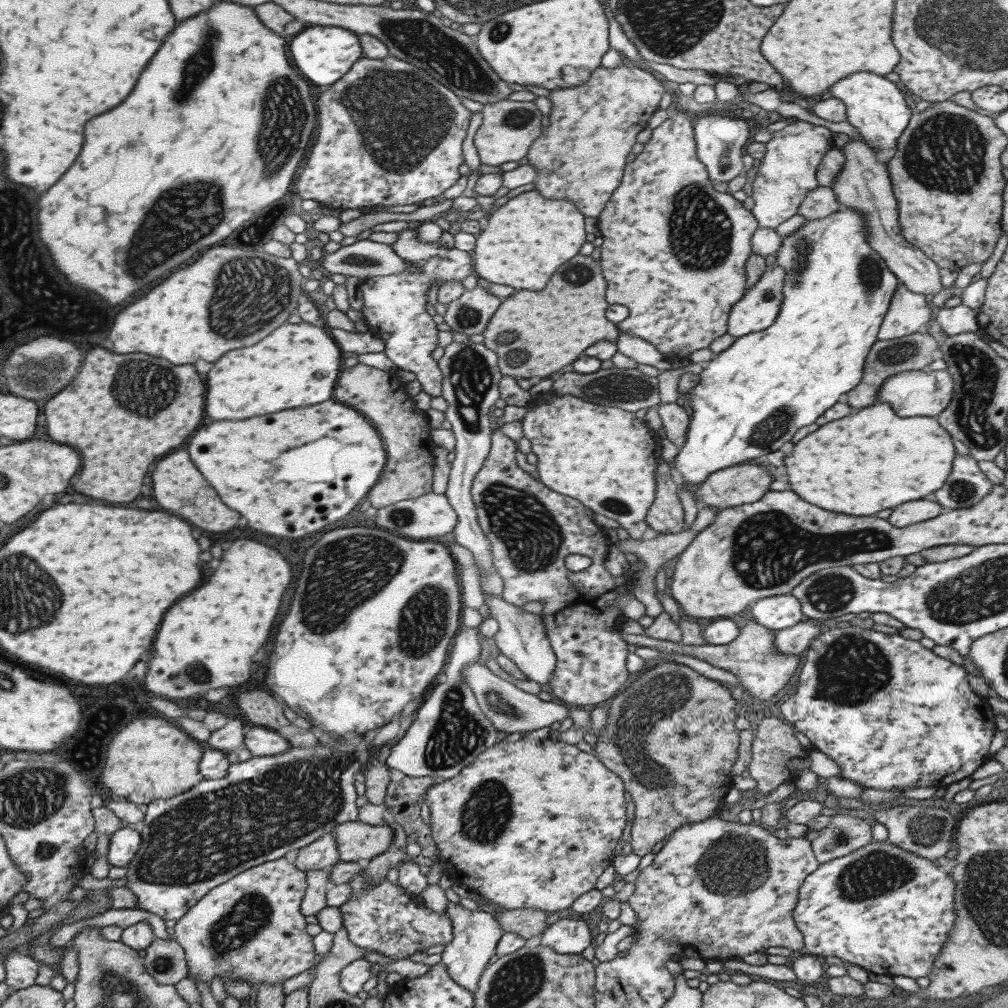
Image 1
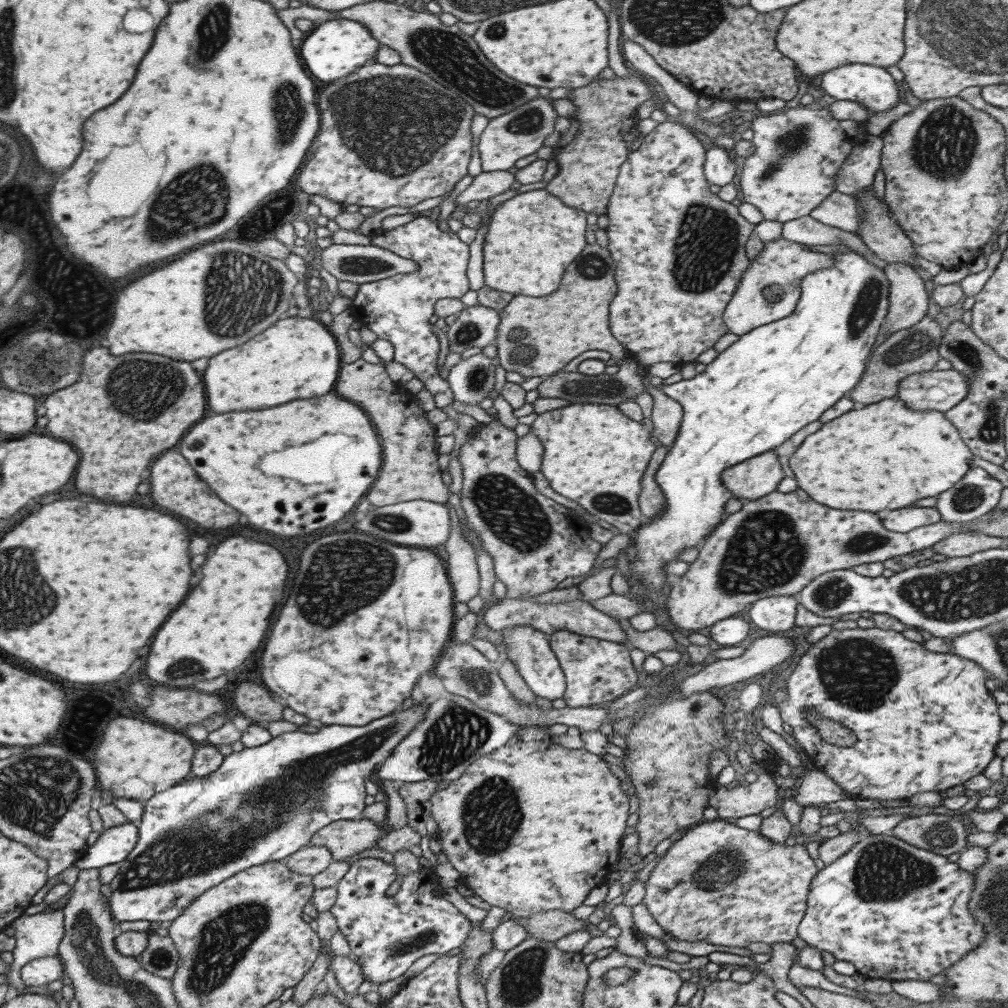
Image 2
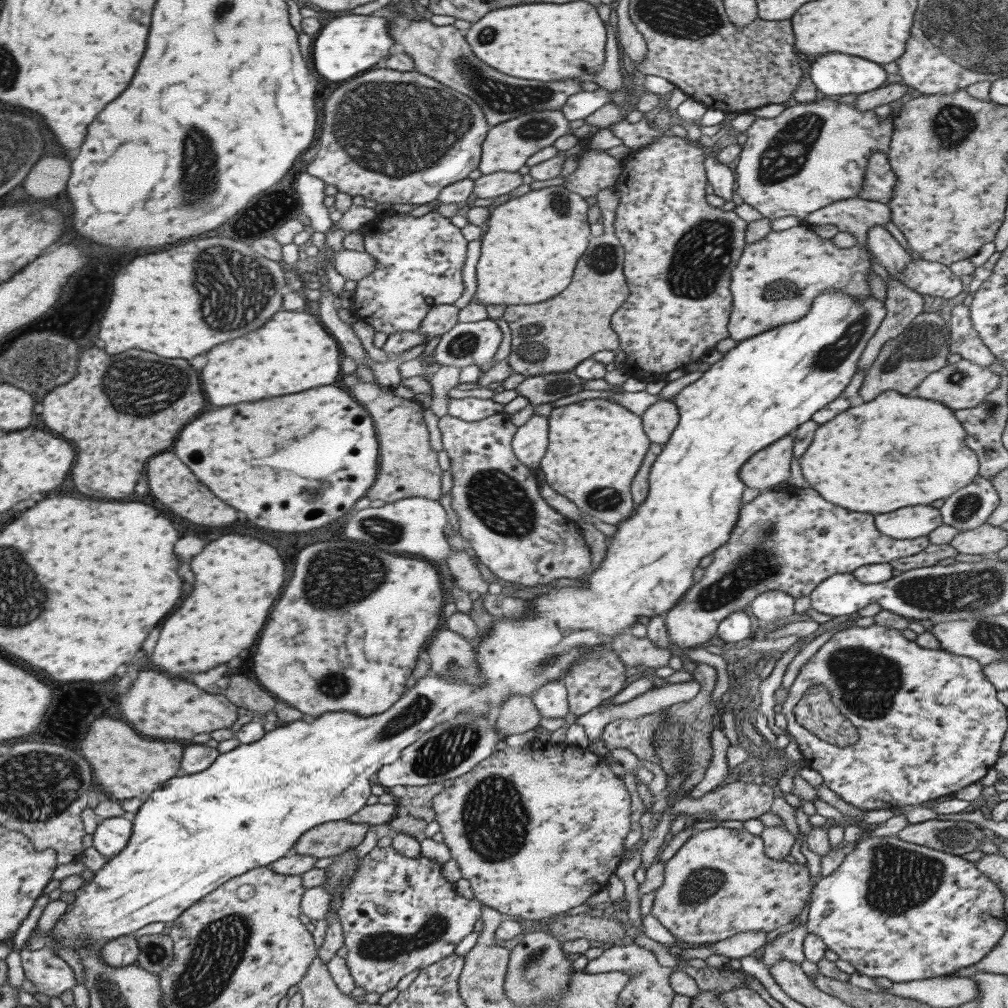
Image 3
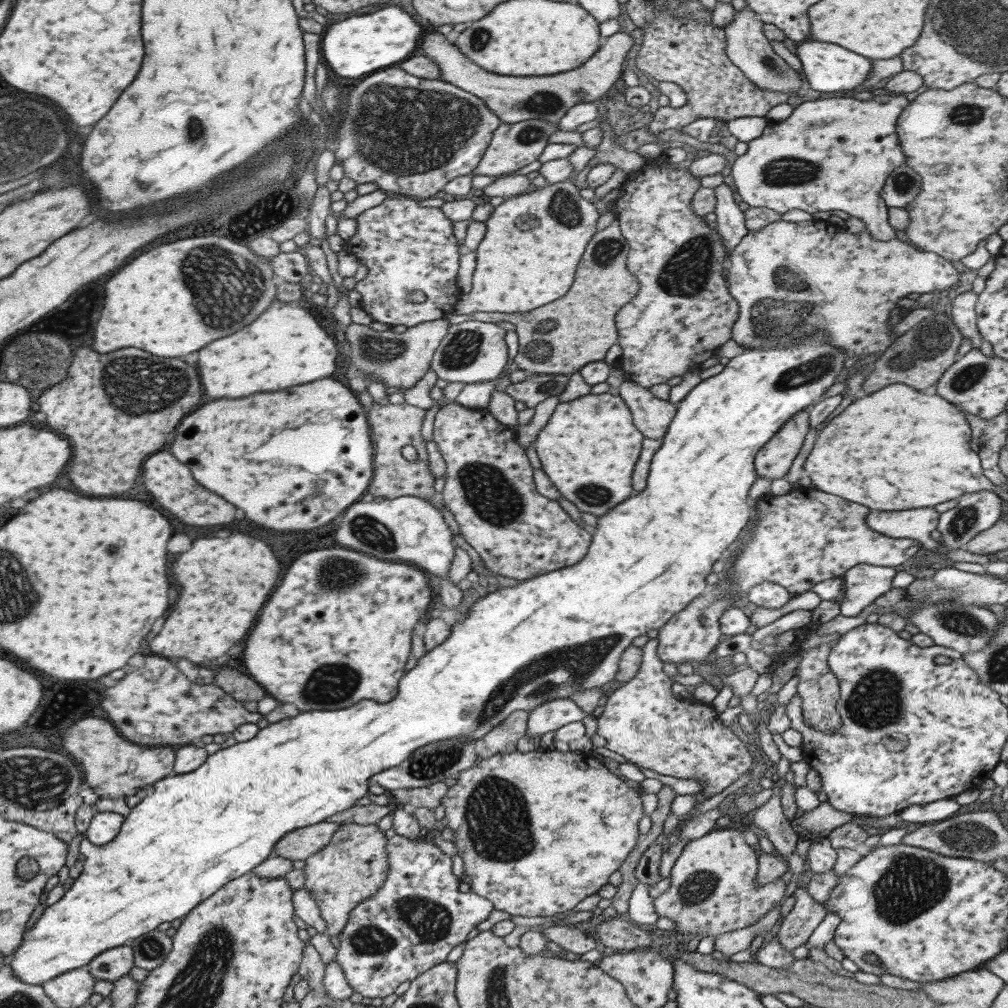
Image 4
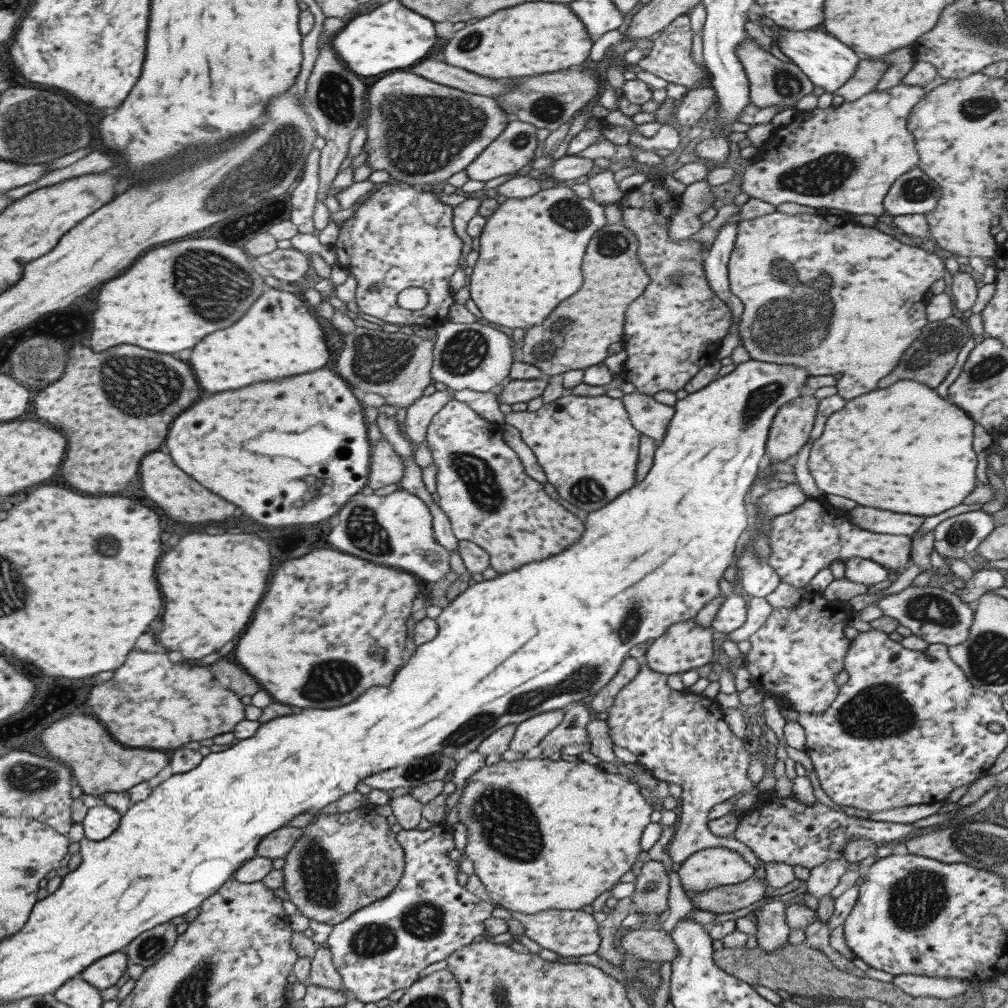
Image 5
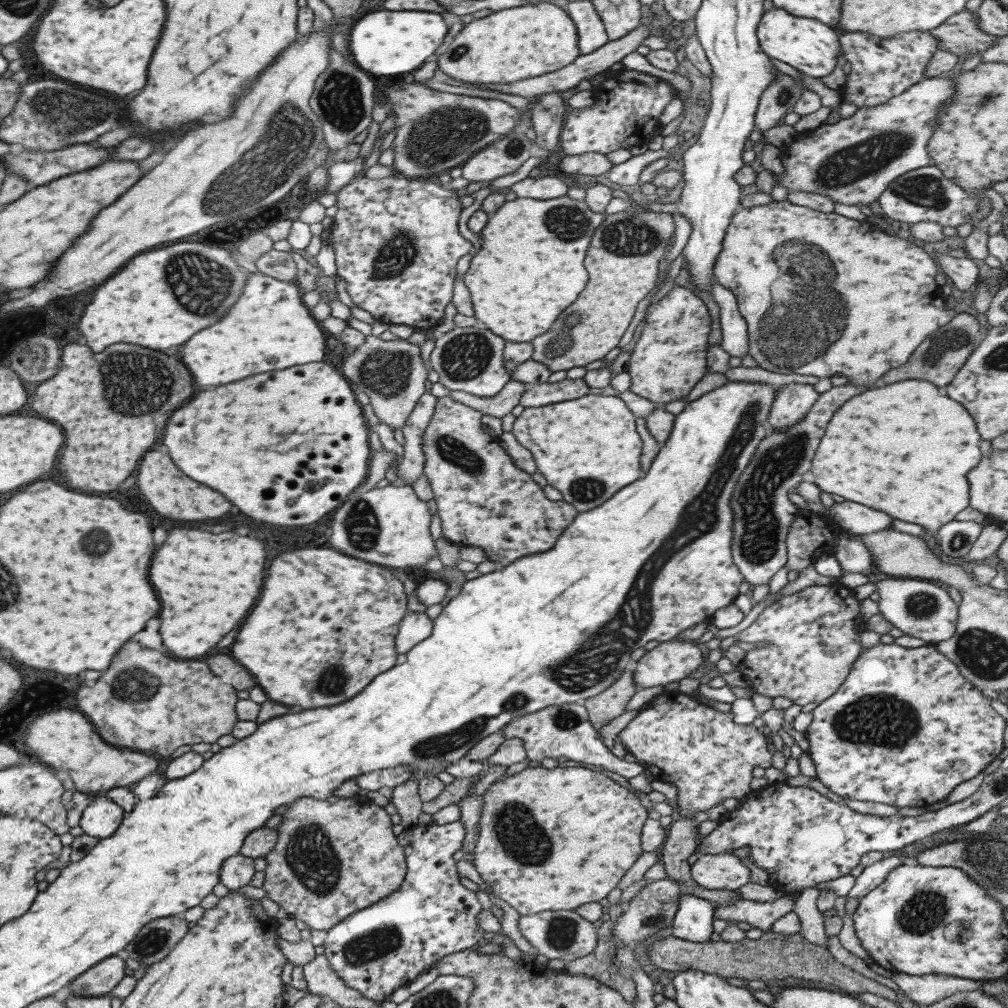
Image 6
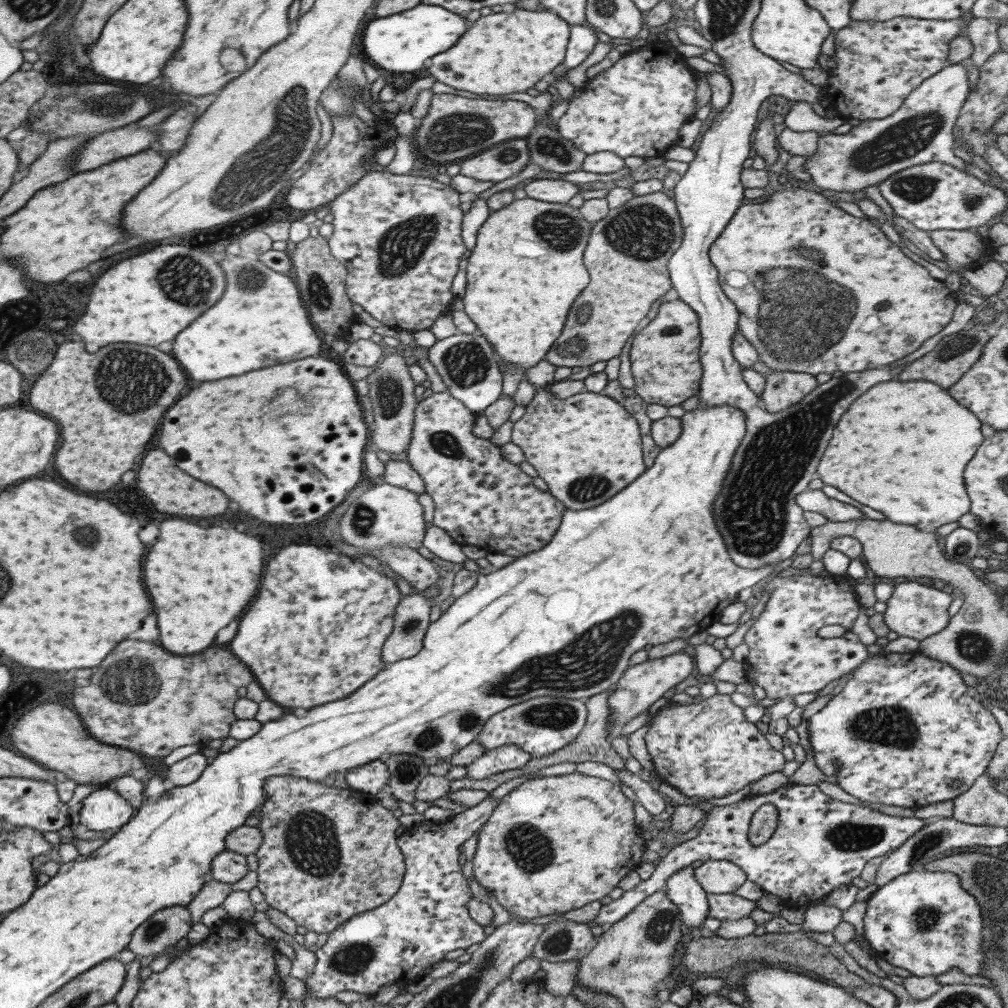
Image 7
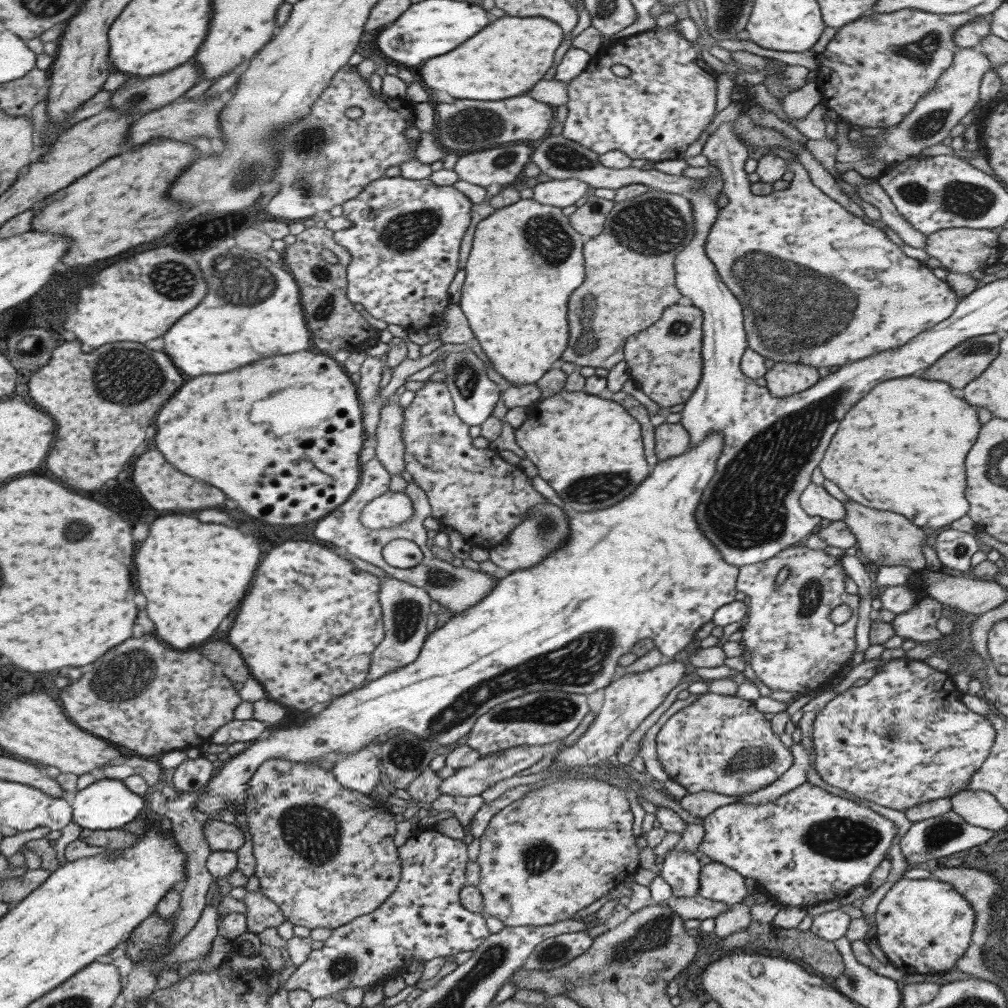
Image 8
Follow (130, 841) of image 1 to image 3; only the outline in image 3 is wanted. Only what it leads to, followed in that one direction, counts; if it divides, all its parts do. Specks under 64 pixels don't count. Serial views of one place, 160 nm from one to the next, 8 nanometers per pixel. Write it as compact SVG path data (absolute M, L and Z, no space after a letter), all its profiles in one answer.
M121 816L101 819L92 833L92 847L104 859L111 859L125 848L131 829L132 822Z

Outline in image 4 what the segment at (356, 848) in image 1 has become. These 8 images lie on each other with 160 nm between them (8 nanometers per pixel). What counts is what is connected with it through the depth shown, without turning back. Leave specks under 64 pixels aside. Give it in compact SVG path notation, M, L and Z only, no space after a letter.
M323 821L289 831L273 845L270 856L305 861L321 851L338 828L339 823Z

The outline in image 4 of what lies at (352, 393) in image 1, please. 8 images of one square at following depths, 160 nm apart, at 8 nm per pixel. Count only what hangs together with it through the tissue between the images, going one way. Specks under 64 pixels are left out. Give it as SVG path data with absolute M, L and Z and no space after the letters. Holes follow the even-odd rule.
M371 404L366 413L372 443L372 477L367 485L366 493L372 497L393 499L399 496L415 496L422 500L436 498L433 490L433 477L427 467L425 441L421 438L421 426L426 410L415 408L411 404ZM403 446L413 446L417 459L407 461L401 455Z

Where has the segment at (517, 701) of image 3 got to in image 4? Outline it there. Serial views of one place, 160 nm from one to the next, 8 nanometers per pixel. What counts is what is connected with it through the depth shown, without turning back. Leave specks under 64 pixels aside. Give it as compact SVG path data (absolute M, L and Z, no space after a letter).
M526 710L511 712L507 718L482 736L484 745L498 754L505 754L509 750L513 750L517 740L526 734L528 713Z

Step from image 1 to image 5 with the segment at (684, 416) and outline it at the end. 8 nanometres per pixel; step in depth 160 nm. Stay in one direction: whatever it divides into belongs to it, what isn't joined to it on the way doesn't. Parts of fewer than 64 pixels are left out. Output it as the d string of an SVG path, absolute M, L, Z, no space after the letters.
M637 392L625 394L620 400L623 402L629 421L640 435L653 438L657 442L663 439L674 413L671 406L659 404L651 395Z

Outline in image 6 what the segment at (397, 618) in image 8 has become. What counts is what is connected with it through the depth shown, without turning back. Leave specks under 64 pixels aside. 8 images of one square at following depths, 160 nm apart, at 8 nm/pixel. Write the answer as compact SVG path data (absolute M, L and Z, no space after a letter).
M408 611L398 624L398 631L393 641L396 654L405 654L410 648L427 639L431 631L432 620L424 612Z

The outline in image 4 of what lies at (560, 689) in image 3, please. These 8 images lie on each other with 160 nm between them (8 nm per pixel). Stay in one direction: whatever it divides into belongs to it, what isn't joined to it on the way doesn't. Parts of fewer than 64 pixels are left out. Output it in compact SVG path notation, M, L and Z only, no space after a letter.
M570 698L549 699L530 710L526 722L526 734L530 737L540 736L557 730L564 724L580 721L591 712L583 712Z

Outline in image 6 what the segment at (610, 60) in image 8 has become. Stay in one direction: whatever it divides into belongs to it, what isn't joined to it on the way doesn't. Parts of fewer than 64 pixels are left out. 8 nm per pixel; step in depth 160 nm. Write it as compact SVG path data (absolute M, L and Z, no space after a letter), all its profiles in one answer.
M626 69L610 74L597 88L593 88L593 105L583 109L569 109L559 135L559 148L565 156L598 152L607 156L619 149L647 144L656 136L659 116L663 108L675 98L673 87L648 73Z

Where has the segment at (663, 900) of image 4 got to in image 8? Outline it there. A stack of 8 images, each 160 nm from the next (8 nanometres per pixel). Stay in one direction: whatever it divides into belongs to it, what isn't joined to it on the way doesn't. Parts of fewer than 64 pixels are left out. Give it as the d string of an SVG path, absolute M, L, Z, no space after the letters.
M714 861L702 866L698 875L698 895L725 906L741 903L747 894L744 878L731 868Z

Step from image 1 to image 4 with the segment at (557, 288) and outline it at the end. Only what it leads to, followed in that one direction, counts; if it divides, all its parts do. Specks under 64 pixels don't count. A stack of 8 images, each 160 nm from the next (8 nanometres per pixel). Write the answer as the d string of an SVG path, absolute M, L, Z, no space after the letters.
M613 219L607 228L597 231L589 239L581 264L577 266L573 286L565 292L565 296L553 300L553 304L521 314L471 312L468 315L475 321L509 321L513 324L518 342L513 363L518 370L530 375L571 375L585 364L603 361L607 348L617 340L613 316L635 296L639 288L637 280L626 267L627 253L628 242L620 233L617 219Z

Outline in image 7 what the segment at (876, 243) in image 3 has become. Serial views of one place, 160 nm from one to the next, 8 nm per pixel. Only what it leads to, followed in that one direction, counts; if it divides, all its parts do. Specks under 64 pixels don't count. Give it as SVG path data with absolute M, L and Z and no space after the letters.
M963 62L947 64L909 92L900 107L889 116L860 120L845 134L818 137L815 154L808 156L803 164L804 171L810 176L810 185L816 189L854 194L911 166L936 161L962 167L963 162L951 151L954 146L952 126L969 90Z

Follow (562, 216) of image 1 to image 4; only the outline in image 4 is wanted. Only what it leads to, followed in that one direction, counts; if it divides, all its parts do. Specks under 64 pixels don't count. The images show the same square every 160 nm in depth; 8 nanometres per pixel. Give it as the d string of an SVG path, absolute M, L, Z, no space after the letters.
M569 180L545 184L544 187L536 188L530 193L523 192L520 195L505 198L491 211L489 218L484 222L486 229L475 250L476 259L471 277L471 290L461 293L459 300L454 304L453 313L521 314L561 298L573 282L573 272L579 264L579 258L584 253L586 244L598 231L596 222L599 217L593 202L581 198L578 188Z

